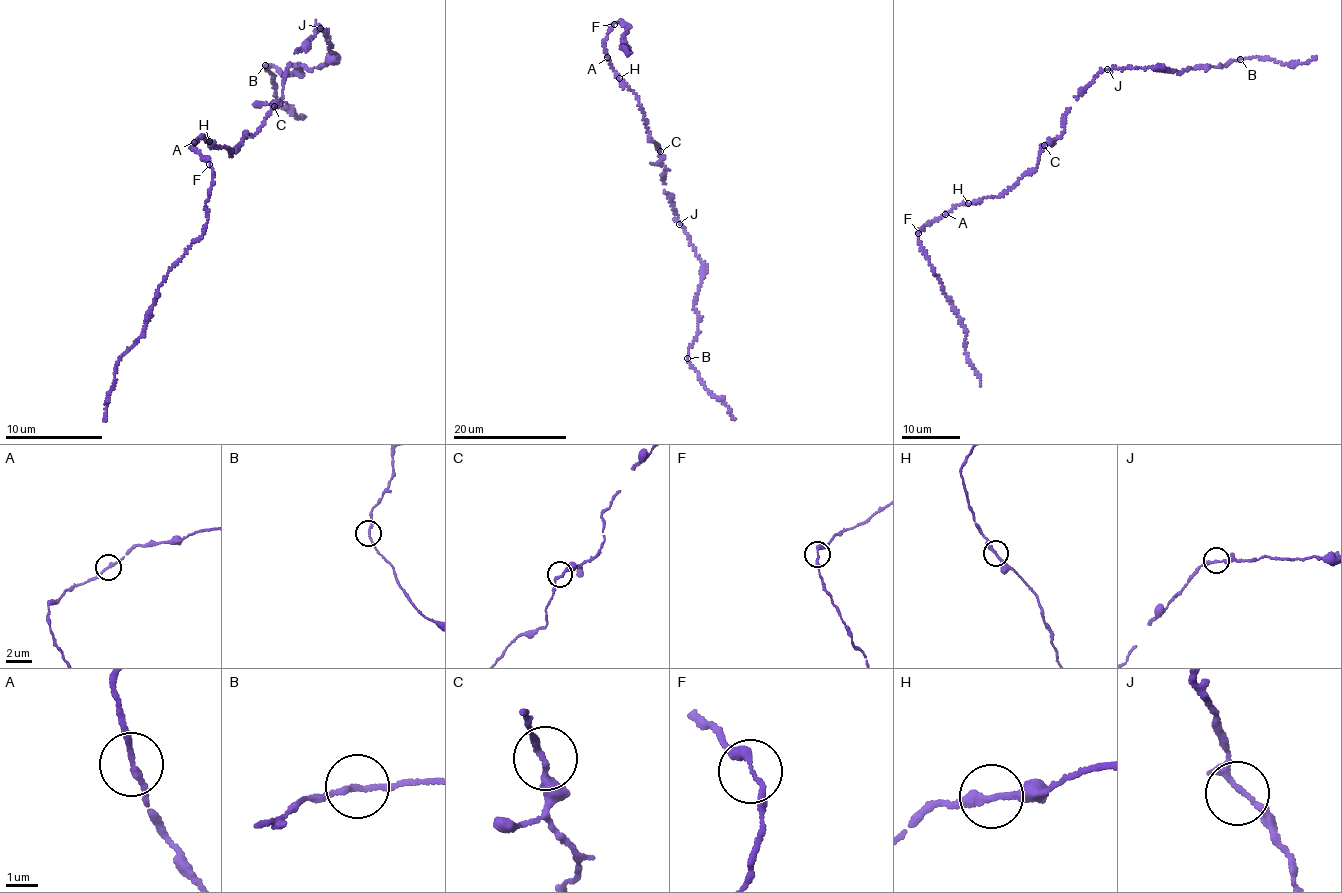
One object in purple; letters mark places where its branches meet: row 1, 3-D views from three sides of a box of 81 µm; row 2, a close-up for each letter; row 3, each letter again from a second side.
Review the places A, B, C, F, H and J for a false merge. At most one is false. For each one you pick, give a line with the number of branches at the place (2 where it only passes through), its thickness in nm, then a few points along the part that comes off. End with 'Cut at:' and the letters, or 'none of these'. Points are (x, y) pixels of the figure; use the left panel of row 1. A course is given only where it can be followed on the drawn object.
Cut at: none of these

